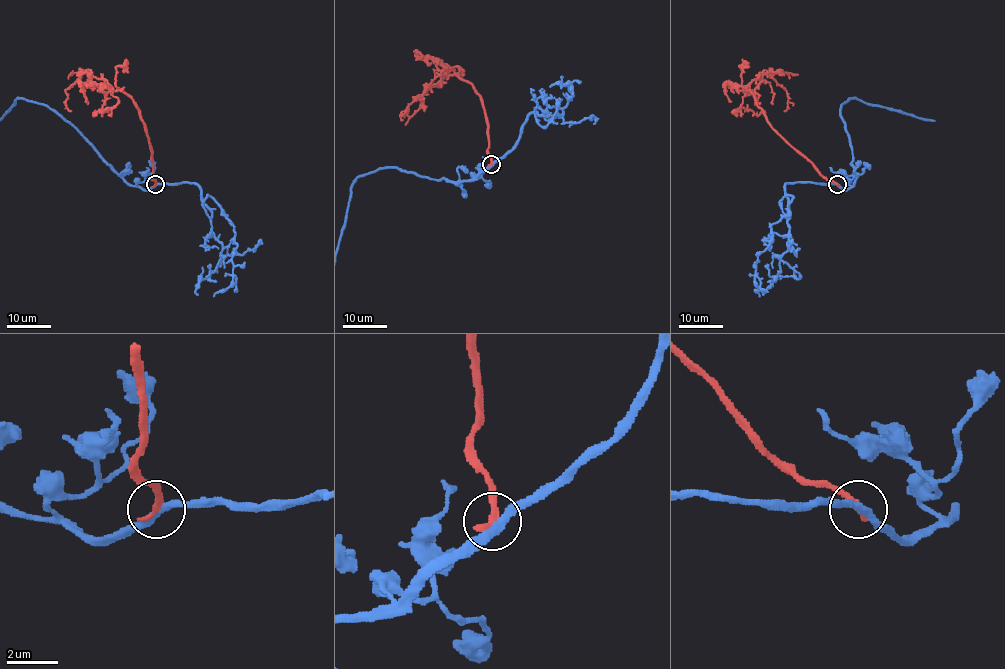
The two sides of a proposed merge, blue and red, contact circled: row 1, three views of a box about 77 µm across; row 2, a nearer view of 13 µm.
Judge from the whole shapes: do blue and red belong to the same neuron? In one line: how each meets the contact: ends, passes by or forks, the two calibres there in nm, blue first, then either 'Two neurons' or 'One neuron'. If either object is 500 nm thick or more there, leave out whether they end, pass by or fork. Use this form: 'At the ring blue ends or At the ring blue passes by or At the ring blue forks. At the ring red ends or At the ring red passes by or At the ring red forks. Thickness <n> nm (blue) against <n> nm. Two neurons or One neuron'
At the ring blue passes by. At the ring red ends. Thickness 280 nm (blue) against 280 nm. Two neurons

